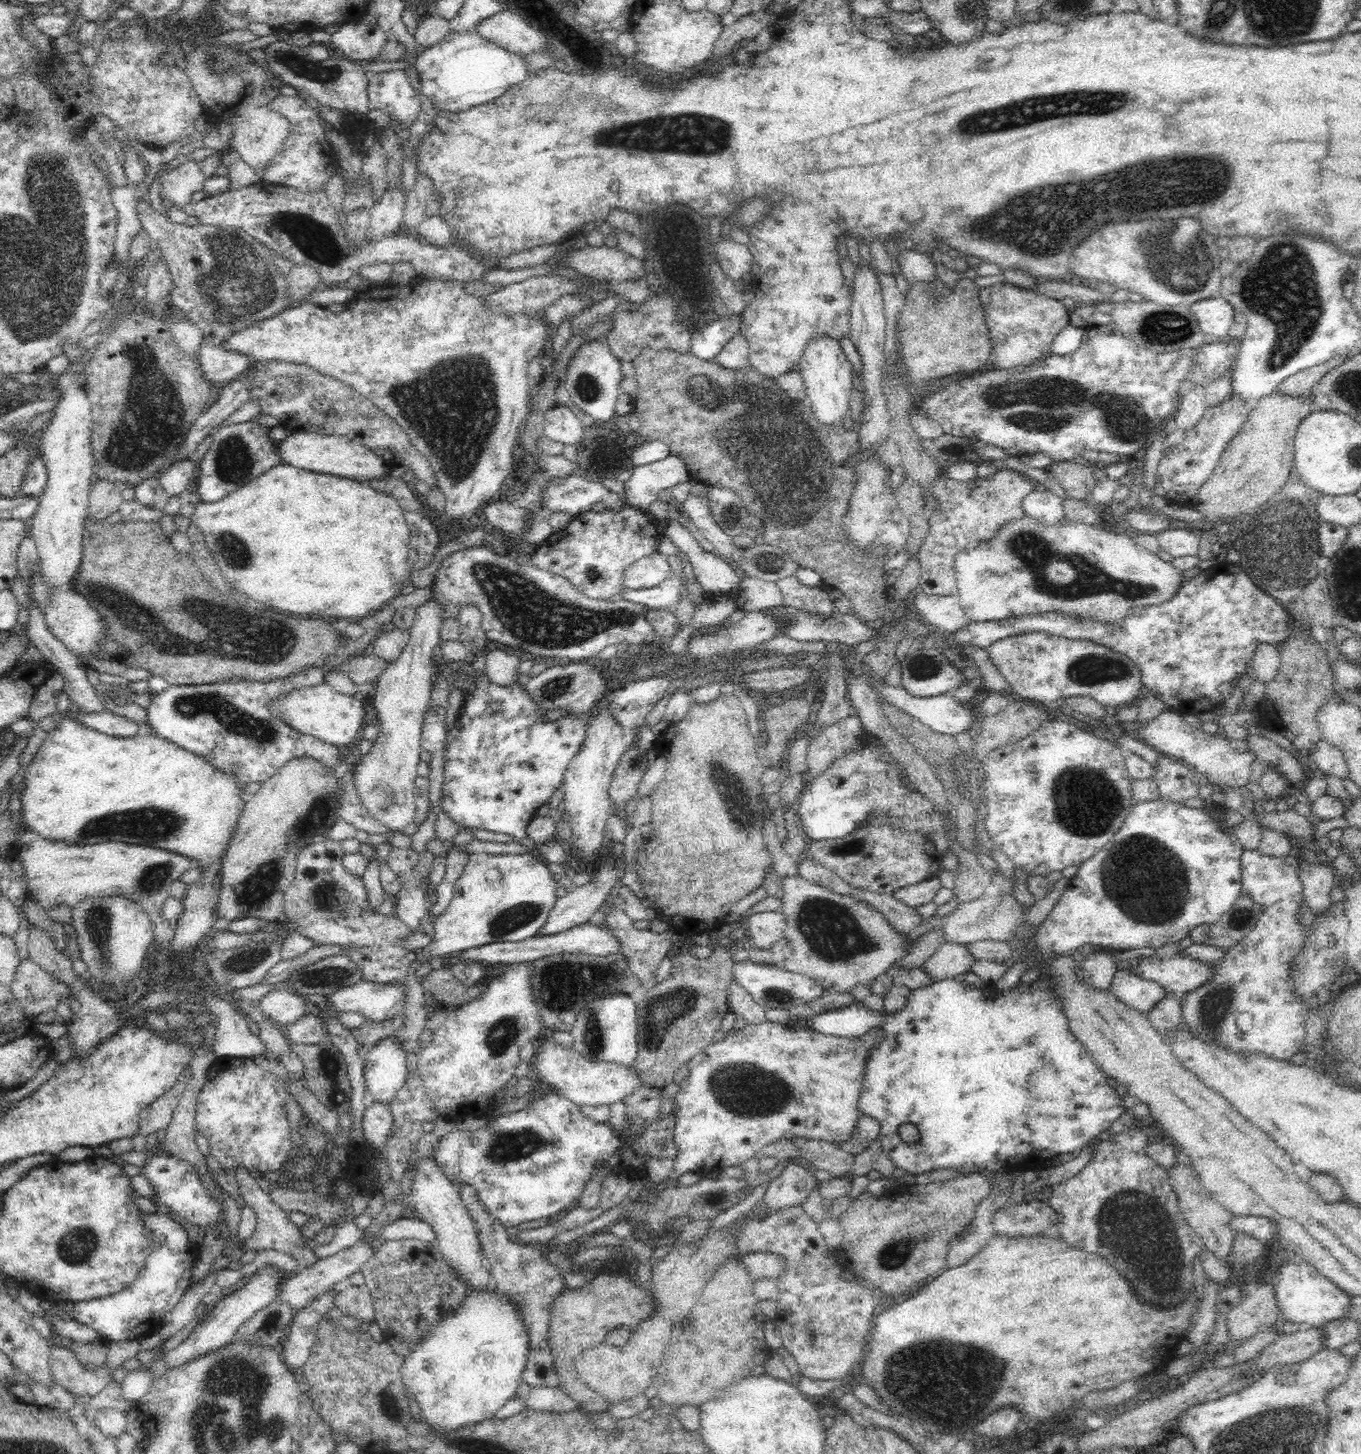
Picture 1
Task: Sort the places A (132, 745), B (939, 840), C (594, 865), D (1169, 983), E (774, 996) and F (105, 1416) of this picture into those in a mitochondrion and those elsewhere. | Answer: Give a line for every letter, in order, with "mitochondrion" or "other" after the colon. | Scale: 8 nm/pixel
A: other
B: other
C: other
D: other
E: mitochondrion
F: other

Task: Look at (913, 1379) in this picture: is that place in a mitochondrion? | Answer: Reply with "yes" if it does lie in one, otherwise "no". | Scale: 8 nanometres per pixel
yes

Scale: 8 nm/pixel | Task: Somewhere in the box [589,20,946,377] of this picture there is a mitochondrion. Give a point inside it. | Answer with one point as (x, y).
(687, 133)

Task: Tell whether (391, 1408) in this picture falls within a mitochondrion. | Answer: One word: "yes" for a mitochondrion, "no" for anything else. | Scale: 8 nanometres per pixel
yes

